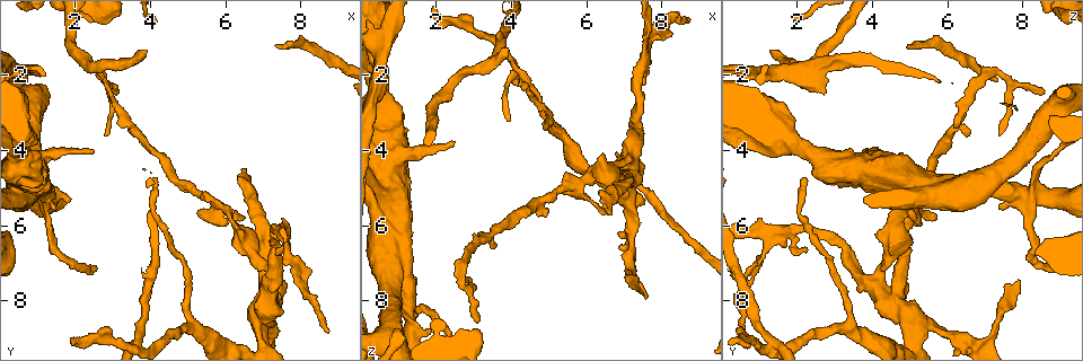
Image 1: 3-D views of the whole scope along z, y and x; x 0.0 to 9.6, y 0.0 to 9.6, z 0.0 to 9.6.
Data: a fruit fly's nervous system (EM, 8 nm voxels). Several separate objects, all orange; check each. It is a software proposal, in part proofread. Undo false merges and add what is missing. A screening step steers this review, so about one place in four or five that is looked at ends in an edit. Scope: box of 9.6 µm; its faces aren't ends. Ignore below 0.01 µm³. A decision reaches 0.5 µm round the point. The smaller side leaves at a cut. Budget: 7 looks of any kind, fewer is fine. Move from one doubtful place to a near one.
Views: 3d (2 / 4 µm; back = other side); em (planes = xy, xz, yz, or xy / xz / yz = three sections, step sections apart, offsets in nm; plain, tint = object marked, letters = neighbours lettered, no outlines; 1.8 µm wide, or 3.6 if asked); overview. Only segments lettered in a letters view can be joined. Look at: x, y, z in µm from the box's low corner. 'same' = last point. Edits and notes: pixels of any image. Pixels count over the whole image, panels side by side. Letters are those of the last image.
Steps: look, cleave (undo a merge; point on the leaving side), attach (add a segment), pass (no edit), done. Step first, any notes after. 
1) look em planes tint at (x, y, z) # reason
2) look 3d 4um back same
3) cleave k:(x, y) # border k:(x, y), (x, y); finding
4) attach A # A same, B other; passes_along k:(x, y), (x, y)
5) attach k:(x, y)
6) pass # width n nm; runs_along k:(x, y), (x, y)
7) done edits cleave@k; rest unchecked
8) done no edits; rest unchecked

look 3d 2um back at (7.55, 6.25, 1.60) # branch point

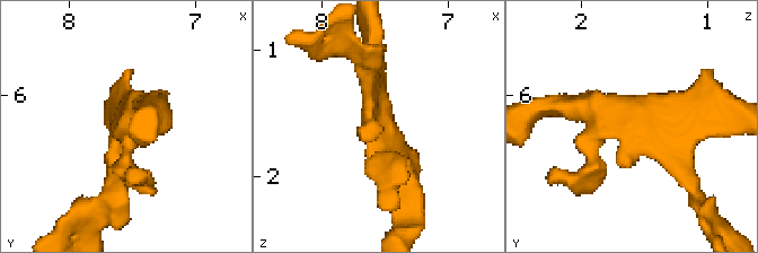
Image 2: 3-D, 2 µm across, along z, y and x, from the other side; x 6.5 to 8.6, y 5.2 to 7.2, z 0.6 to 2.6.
look em xy step 4 letters at (7.54, 6.20, 1.58) # shape alone is not enough

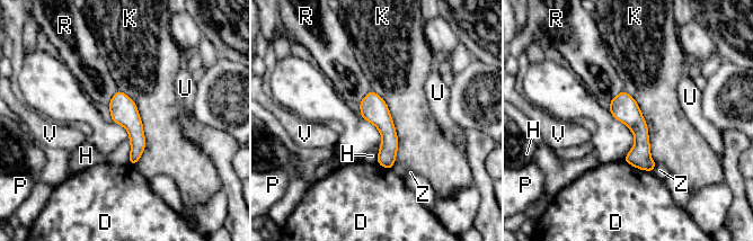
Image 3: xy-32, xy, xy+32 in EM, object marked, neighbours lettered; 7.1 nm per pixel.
pass # longest_contact K 600 nm; D other, H other, K other, P other, R other, U other, V other, Z other; border 3:(371, 89), (395, 127), (391, 168); continuous, no second neuron

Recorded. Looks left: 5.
look em planes letters at (7.60, 7.50, 7.95) # an open end

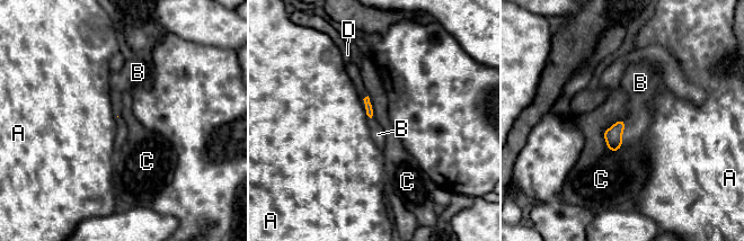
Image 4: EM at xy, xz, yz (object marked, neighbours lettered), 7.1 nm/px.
attach B # A other, B same, C other, D other; passes_along 4:(613, 136), (621, 134), (641, 114); the neuron continues

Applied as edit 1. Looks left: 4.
look em xy step 8 tint at (1.15, 5.30, 8.20) # thick turns thin

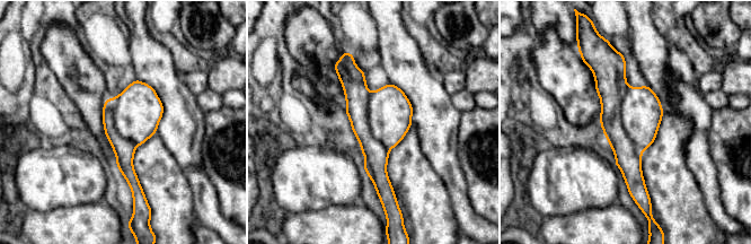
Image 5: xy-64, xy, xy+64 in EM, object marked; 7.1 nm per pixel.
look em planes letters same # another direction

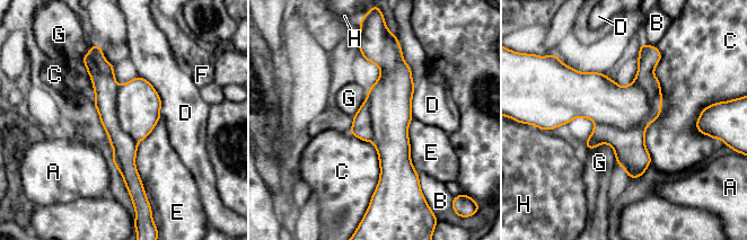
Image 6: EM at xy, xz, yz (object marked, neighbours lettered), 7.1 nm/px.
cleave 6:(105, 86) # A other, B other, C other, D other, E other, F other, G other, H other; part_leaving 6:(98, 56), (108, 120), (139, 185); two neurons meet here

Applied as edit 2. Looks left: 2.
done edits attach@4, cleave@6; rest unchecked

